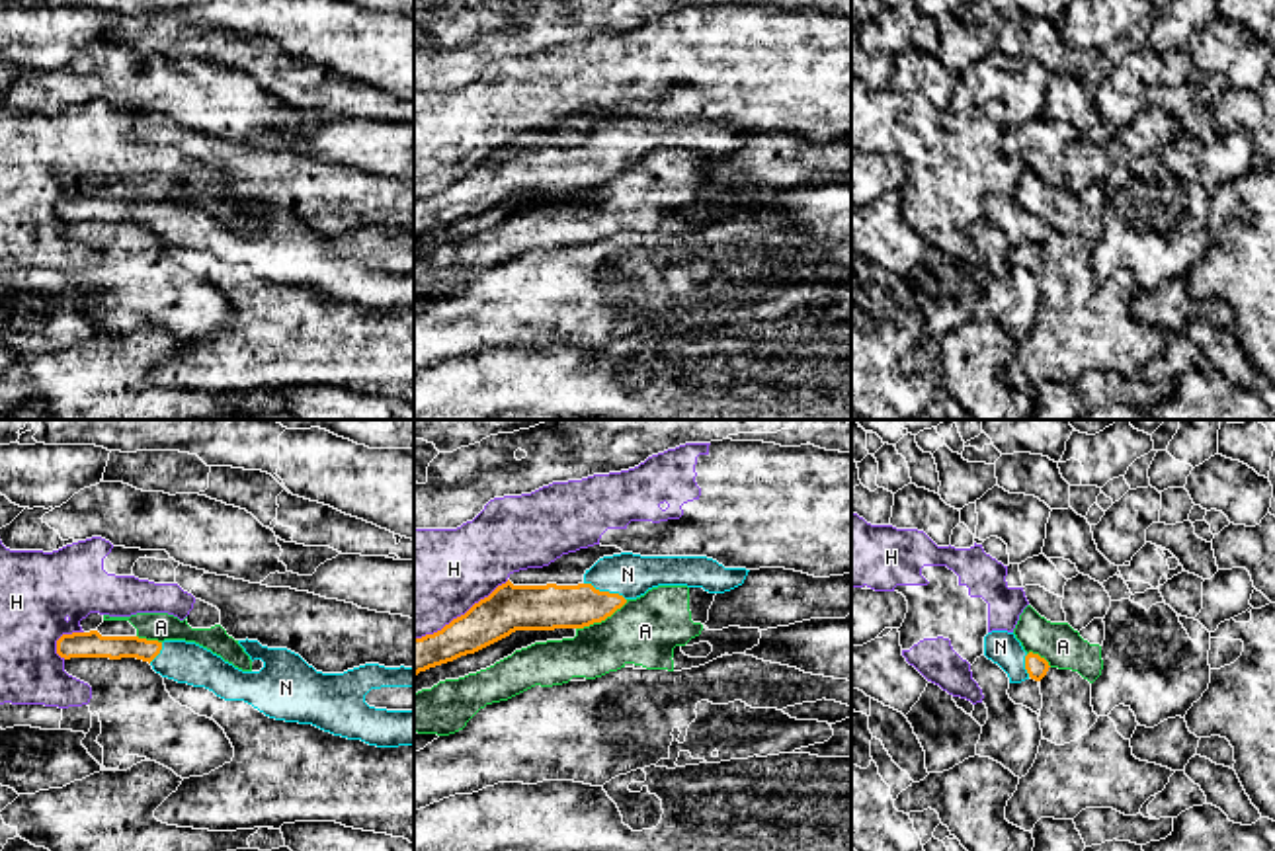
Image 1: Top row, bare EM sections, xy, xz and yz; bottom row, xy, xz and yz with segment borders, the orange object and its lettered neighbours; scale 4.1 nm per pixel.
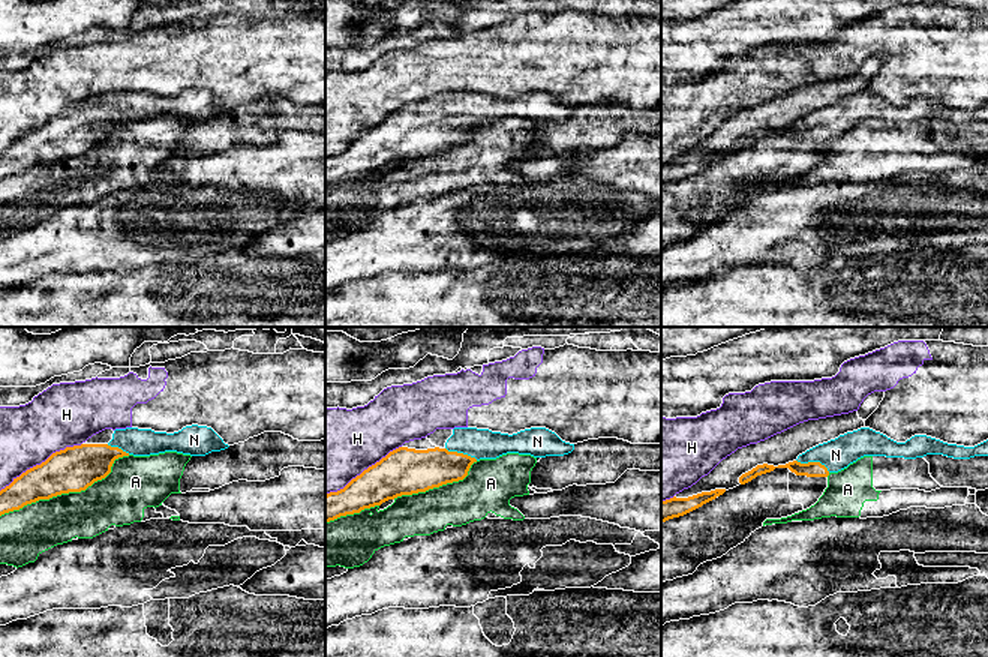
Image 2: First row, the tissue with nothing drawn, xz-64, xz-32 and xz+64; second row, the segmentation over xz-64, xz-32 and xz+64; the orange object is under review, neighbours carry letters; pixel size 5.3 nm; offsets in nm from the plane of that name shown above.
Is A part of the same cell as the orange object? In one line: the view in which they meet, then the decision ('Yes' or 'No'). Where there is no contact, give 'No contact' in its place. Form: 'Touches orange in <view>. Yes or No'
Touches orange in xz. No

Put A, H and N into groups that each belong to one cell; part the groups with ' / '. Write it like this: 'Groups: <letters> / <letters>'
Groups: A / H / N

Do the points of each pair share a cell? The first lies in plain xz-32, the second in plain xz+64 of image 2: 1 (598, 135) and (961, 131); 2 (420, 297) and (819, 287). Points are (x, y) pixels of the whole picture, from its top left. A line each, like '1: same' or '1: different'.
1: same
2: same

